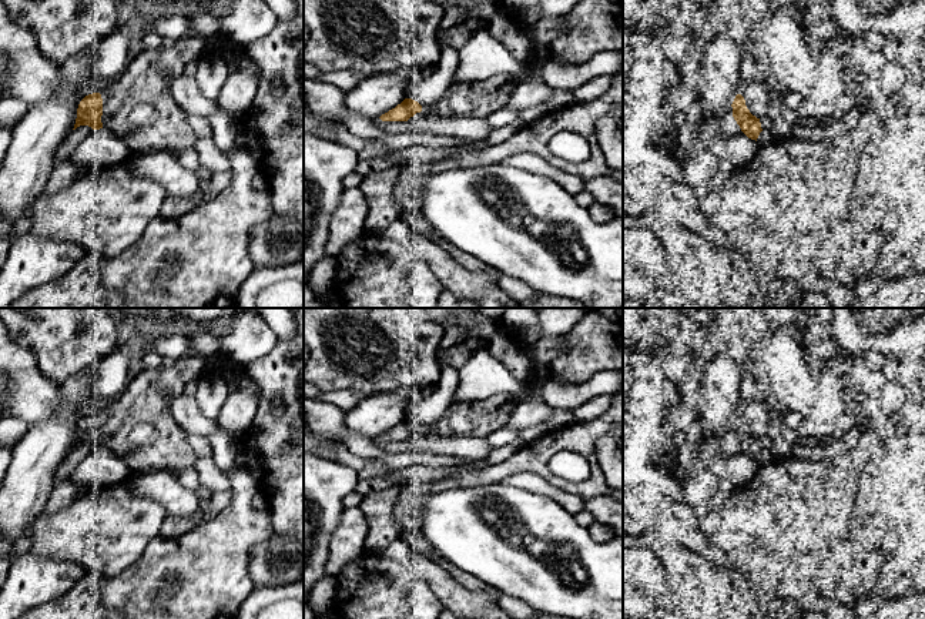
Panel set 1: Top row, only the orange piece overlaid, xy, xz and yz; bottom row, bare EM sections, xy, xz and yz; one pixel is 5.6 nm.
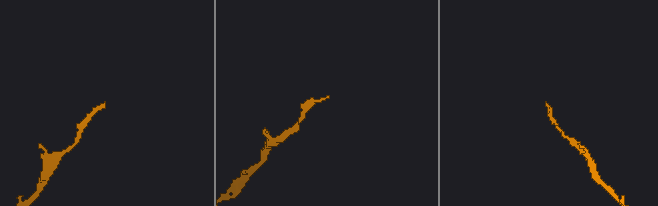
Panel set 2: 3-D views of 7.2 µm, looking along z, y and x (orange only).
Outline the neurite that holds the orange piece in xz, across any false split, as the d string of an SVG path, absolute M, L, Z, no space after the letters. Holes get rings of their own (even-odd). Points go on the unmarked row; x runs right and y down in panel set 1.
M500 394L485 401L452 404L433 424L422 426L412 418L405 418L395 428L382 434L382 441L408 441L416 432L425 436L486 438L506 426L515 406L522 402L513 395Z

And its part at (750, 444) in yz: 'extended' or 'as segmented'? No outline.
as segmented

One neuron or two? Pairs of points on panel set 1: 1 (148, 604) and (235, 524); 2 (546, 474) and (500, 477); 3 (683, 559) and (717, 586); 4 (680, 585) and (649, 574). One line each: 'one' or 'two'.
1: one
2: one
3: one
4: two

